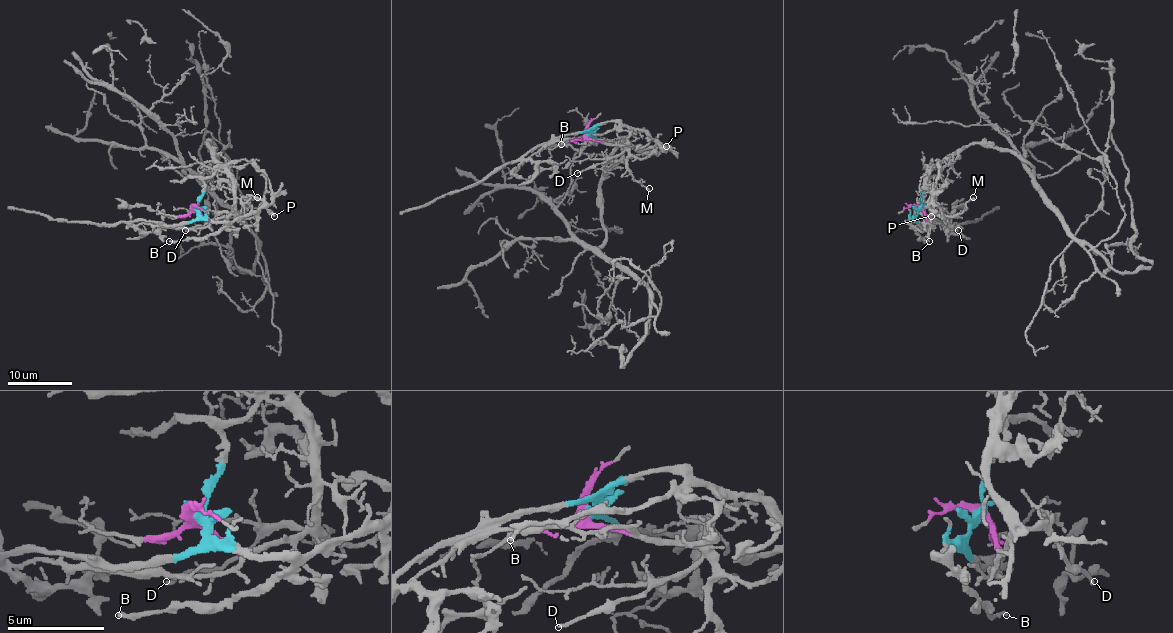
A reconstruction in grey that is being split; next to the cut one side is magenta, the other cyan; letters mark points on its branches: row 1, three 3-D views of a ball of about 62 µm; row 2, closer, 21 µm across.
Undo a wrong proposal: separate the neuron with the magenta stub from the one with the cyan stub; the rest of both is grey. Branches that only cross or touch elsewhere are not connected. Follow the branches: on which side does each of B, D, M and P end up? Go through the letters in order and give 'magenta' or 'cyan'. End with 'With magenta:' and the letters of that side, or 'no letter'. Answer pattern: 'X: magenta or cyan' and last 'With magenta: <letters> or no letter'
B: cyan
D: magenta
M: magenta
P: cyan
With magenta: D, M

